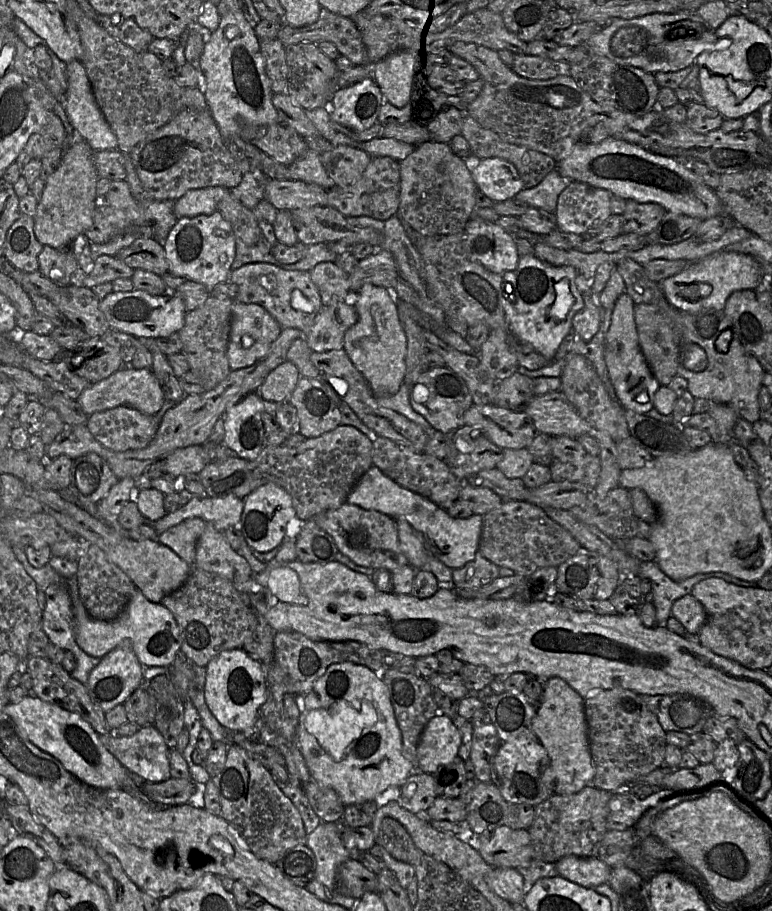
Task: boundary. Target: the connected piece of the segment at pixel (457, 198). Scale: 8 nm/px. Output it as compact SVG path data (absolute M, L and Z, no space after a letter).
M430 140L399 162L401 176L398 213L423 236L462 233L477 209L479 190L468 158L456 155L448 143Z

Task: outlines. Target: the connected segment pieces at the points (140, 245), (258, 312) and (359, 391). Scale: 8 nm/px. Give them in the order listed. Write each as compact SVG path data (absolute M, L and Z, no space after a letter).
M141 237L117 255L121 261L135 269L143 269L160 276L170 272L170 264L166 259L164 246L153 237Z
M234 301L231 308L231 324L227 356L231 370L256 364L267 356L281 333L282 327L276 319L258 304Z
M344 349L325 352L313 351L310 359L315 367L326 375L334 391L343 398L358 418L377 436L398 442L414 452L424 452L431 435L405 416L379 405L368 382L354 366Z

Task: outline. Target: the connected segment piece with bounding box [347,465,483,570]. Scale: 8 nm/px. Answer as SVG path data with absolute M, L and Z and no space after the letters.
M374 465L354 486L348 495L347 503L379 511L394 519L404 518L422 534L430 555L453 570L472 561L479 550L483 515L473 514L466 519L453 518L447 510L428 498L402 487Z

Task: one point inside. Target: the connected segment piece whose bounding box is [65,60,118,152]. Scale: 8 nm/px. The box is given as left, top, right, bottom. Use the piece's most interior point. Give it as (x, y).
(82, 109)

